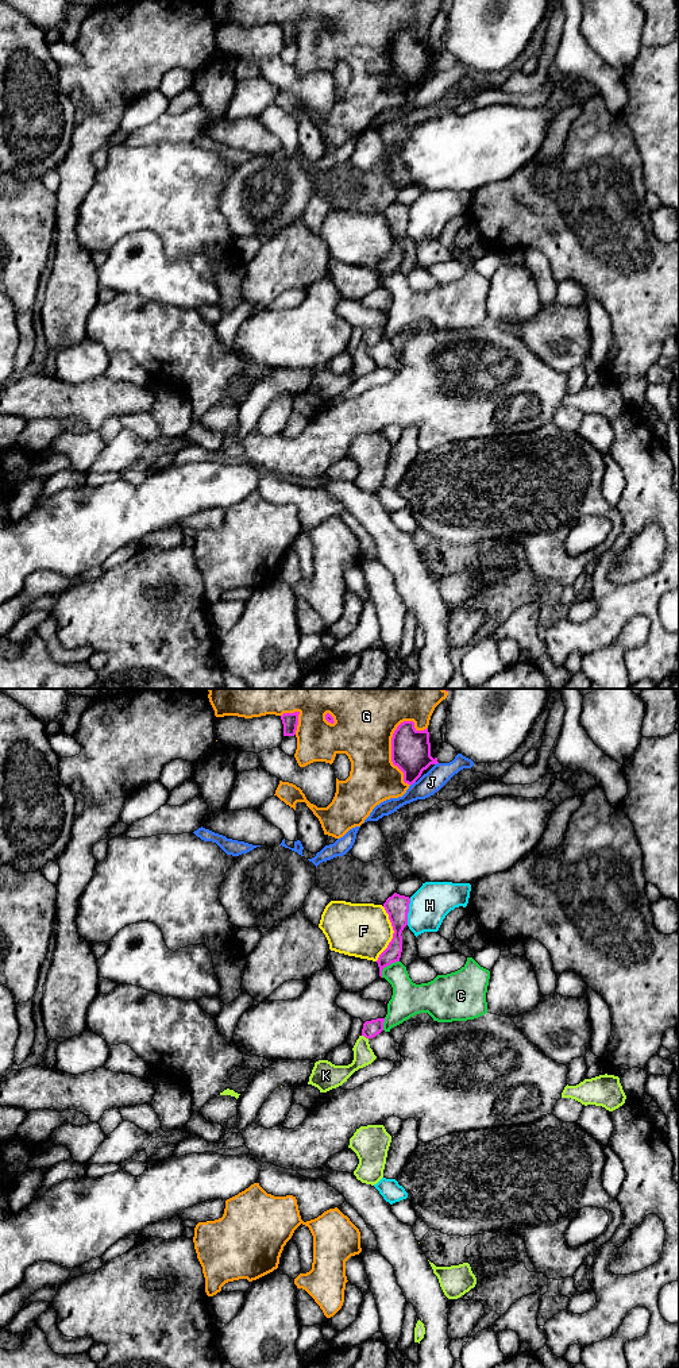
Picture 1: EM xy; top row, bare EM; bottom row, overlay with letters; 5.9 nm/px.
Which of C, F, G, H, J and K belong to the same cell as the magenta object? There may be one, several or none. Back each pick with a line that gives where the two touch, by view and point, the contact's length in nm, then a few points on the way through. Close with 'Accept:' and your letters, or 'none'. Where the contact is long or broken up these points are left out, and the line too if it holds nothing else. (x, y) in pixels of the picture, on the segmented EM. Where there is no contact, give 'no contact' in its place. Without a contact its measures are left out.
K: xy (365, 1036) | 50 nm | across xy (371, 1028), (365, 1036), (363, 1055)
Accept: K

